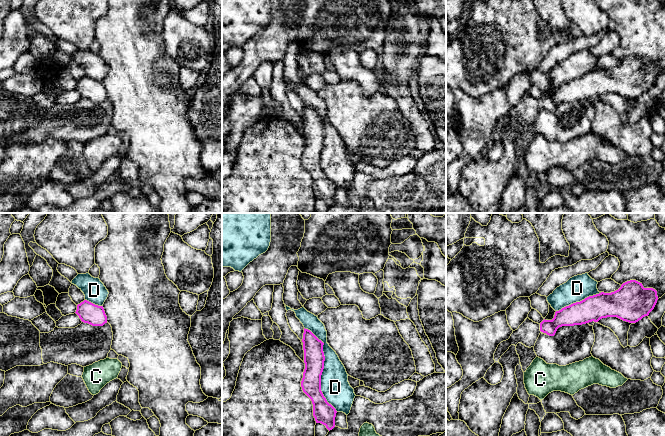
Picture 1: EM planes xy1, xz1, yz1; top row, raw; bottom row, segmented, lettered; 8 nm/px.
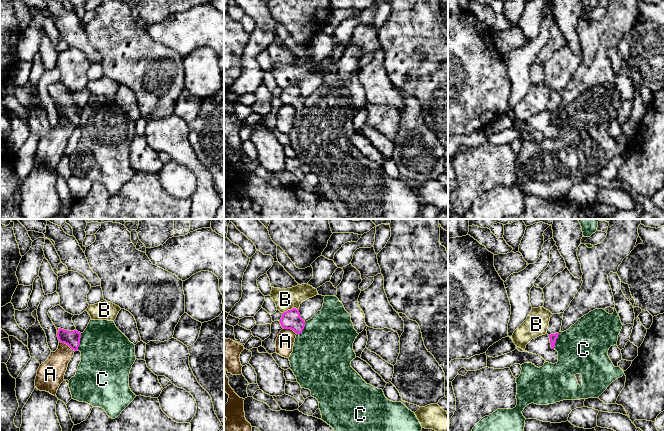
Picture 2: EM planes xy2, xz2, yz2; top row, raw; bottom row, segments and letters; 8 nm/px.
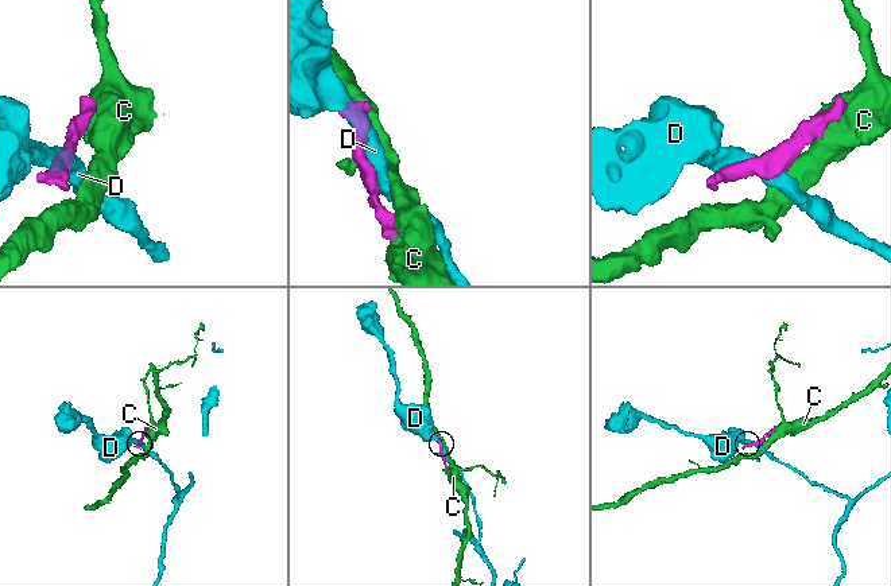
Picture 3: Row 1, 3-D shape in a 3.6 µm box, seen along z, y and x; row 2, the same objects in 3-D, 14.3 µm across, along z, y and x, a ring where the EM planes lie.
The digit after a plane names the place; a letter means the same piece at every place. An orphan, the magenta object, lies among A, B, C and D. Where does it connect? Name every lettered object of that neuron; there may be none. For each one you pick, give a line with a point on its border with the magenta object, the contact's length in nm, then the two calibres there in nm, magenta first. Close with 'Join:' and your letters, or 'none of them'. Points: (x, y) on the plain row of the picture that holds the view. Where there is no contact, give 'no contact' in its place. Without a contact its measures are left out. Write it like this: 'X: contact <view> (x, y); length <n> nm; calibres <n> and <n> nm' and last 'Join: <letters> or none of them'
Join: none of them

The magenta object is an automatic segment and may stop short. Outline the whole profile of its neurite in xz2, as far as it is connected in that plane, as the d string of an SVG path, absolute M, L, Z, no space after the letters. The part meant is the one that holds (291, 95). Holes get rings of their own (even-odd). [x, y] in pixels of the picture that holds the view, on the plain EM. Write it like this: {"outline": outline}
{"outline": "M296 84L282 89L282 93L279 98L282 104L291 105L296 110L302 109L305 103L305 97L300 93L299 86Z"}

